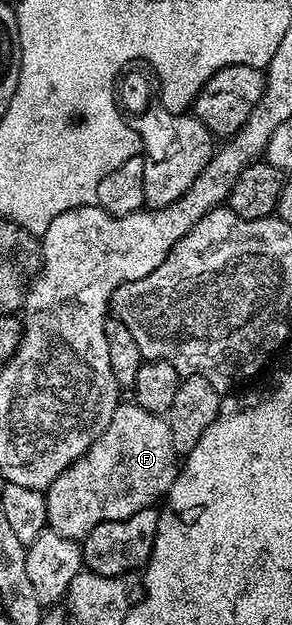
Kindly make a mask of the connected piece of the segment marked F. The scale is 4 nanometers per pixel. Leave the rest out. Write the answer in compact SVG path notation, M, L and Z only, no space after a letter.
M133 400L123 401L116 408L108 428L90 445L88 452L84 452L84 456L76 459L60 476L56 476L54 483L44 491L46 525L65 538L84 539L101 522L124 520L136 512L151 509L155 504L161 503L170 493L179 469L180 456L174 451L169 421L161 414L140 408Z

